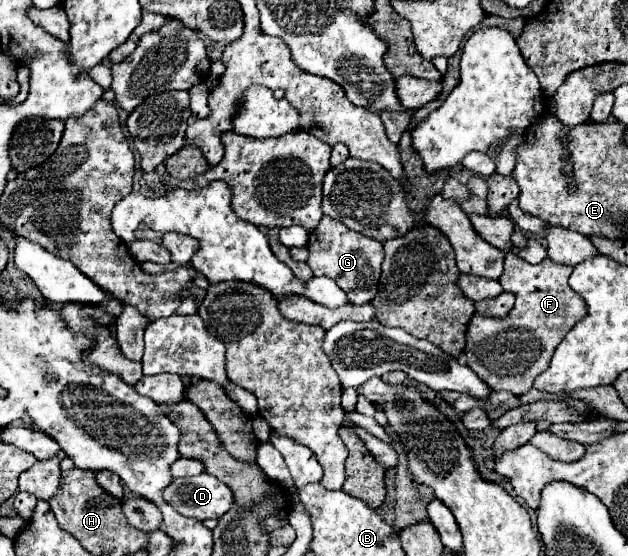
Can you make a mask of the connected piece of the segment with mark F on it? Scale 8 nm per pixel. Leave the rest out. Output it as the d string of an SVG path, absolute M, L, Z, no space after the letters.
M506 254L500 284L516 296L516 304L504 318L472 320L466 330L466 364L492 388L512 394L524 394L532 388L538 374L548 368L552 352L566 332L586 314L586 302L568 286L570 266L558 266L544 258L540 264L528 264L516 254Z

